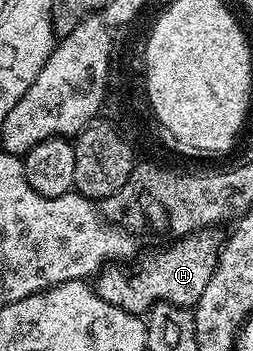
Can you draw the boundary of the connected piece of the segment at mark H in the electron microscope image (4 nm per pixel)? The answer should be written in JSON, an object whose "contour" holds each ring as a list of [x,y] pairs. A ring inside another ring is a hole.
{"contour":[[[211,229],[198,230],[175,239],[173,246],[148,254],[140,266],[132,264],[109,264],[95,275],[94,285],[102,300],[110,300],[118,308],[137,316],[147,315],[159,302],[172,302],[175,306],[195,307],[202,296],[210,276],[214,276],[216,259],[220,256],[221,235]]]}

